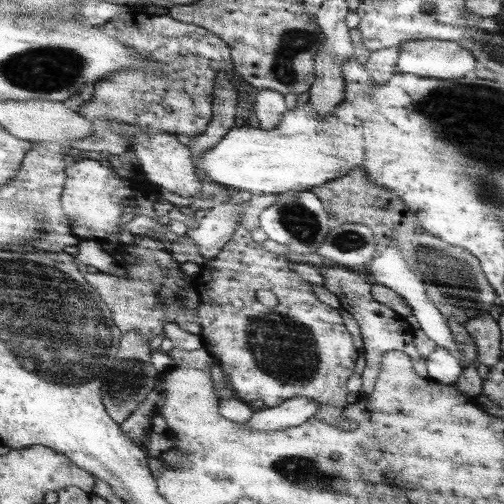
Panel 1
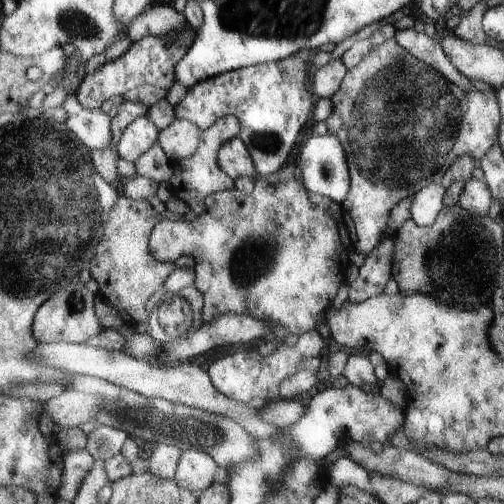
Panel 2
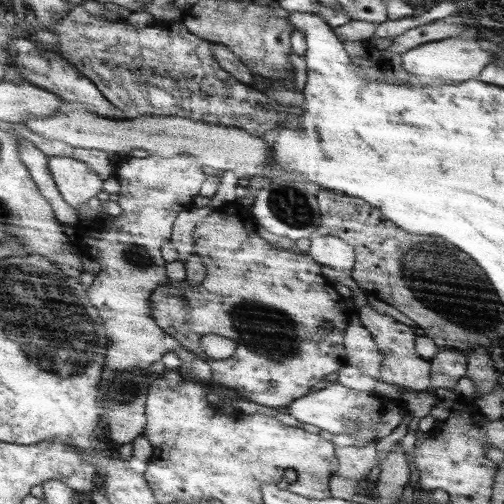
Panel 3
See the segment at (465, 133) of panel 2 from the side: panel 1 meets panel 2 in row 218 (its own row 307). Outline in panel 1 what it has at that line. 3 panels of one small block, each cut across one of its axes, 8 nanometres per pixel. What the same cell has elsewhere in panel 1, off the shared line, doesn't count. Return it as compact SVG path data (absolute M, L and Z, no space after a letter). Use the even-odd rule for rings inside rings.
M323 264L323 268L319 270L321 276L325 278L325 288L331 290L333 294L339 296L341 306L353 308L347 310L351 312L351 316L357 320L359 324L359 332L361 332L361 346L363 346L363 358L365 358L365 368L361 372L361 388L359 388L359 396L371 396L373 394L373 382L377 382L377 374L379 374L379 366L381 366L381 356L387 352L403 352L411 358L413 364L413 372L419 378L427 378L427 362L425 358L417 352L415 342L413 342L413 328L405 322L405 318L397 316L393 310L385 308L383 304L375 302L369 294L373 282L371 280L363 280L365 274L359 270L351 270L351 268L343 268L337 264Z

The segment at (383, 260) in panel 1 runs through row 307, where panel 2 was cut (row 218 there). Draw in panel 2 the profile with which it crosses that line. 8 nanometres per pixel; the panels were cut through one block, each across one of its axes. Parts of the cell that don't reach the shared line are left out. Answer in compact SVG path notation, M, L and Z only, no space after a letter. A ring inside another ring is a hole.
M427 184L409 198L409 220L421 228L433 224L443 208L445 188L441 184Z

